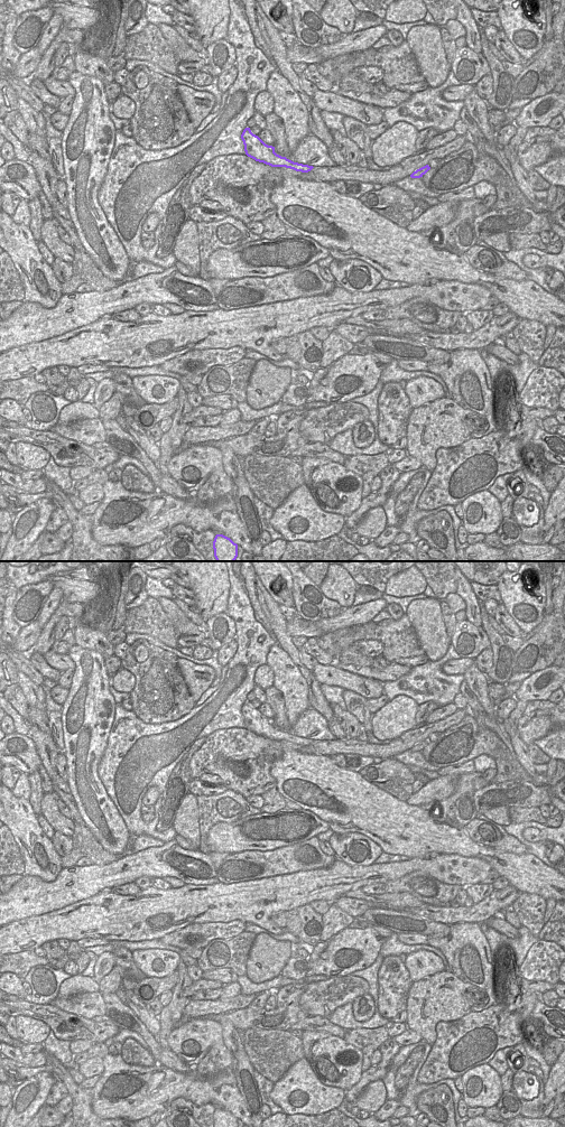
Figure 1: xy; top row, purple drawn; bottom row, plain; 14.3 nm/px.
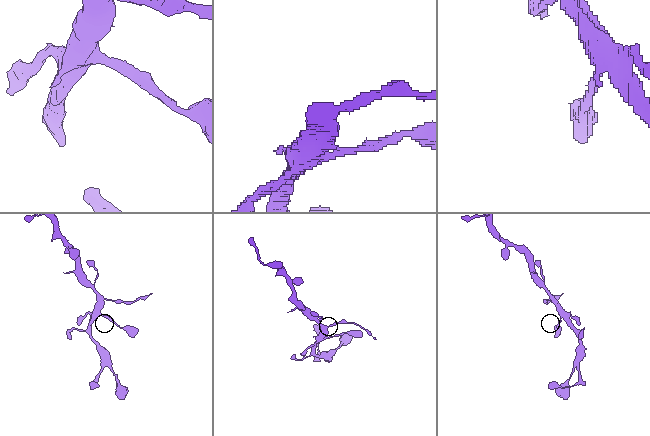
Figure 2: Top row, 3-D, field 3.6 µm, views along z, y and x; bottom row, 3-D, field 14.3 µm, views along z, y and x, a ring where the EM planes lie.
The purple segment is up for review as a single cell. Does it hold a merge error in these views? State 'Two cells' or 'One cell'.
Two cells

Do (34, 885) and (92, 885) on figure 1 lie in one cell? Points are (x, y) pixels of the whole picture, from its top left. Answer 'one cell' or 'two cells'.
one cell

